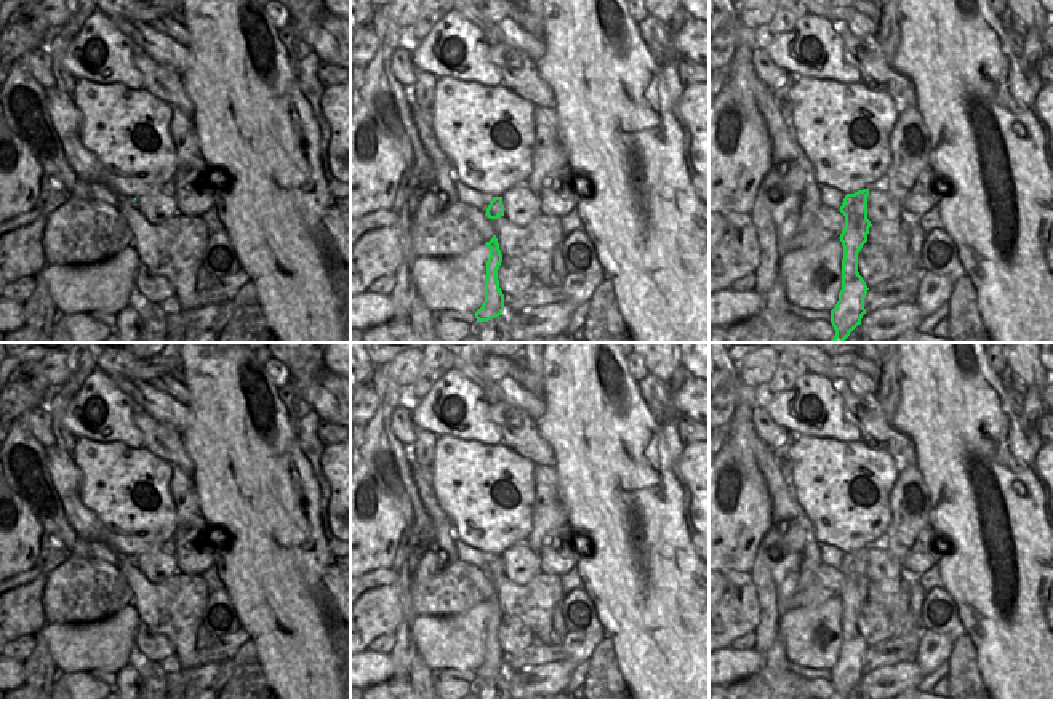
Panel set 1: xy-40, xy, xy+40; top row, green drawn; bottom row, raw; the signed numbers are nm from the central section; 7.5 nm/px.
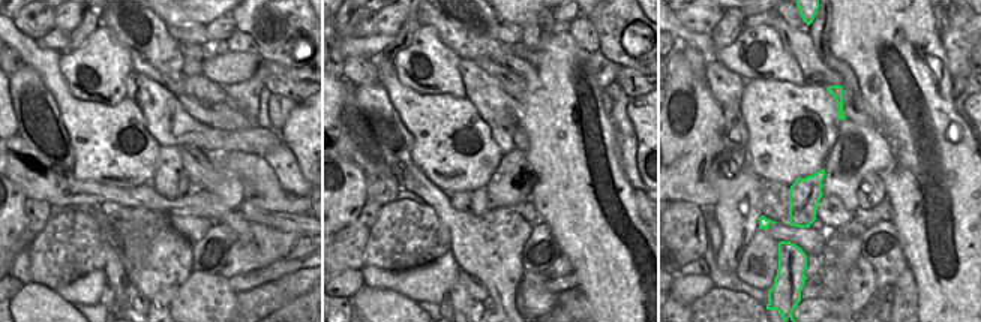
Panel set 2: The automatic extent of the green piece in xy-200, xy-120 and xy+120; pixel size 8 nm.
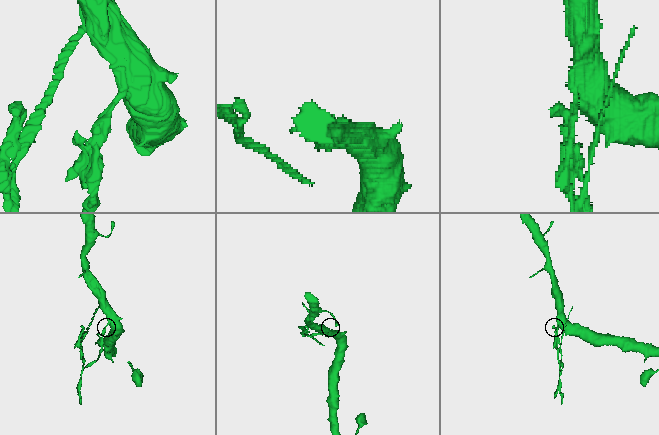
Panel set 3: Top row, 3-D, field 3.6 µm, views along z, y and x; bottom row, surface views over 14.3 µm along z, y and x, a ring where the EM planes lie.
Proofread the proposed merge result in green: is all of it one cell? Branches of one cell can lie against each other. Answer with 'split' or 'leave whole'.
split

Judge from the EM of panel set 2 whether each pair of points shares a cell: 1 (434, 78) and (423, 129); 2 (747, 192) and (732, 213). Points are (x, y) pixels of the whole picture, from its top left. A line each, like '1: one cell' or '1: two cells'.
1: two cells
2: one cell

